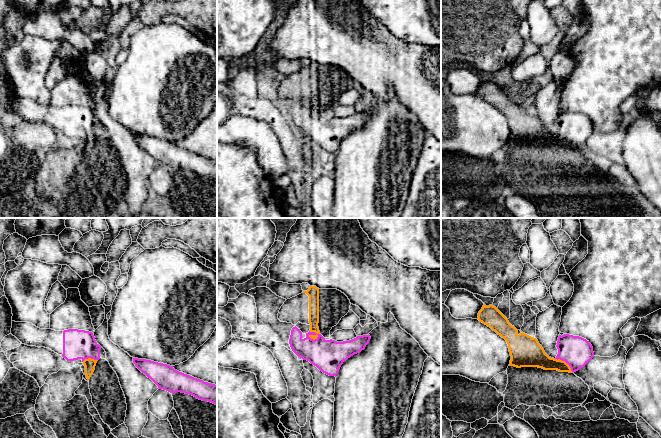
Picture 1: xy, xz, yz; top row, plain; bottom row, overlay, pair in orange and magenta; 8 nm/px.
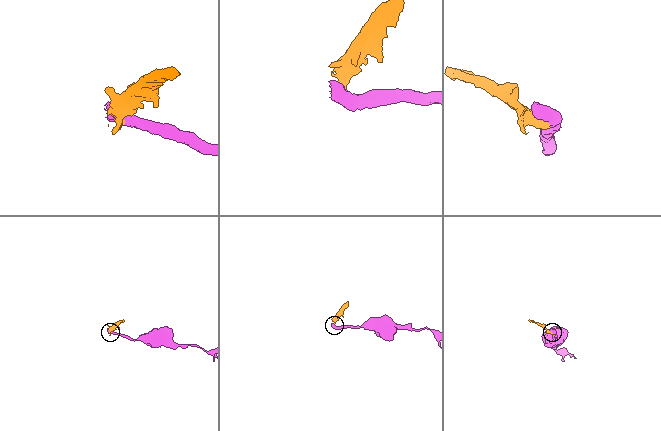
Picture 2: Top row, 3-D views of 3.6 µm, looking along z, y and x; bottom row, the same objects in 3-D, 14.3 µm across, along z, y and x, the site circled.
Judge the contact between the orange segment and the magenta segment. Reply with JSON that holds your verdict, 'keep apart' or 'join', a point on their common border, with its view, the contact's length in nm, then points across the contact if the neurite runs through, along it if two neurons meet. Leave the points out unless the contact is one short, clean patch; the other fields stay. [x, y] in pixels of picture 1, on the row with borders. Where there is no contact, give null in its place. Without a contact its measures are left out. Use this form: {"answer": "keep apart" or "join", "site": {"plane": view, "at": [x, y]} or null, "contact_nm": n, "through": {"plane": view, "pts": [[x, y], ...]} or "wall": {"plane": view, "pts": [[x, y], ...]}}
{"answer": "keep apart", "site": {"plane": "xz", "at": [315, 332]}, "contact_nm": 100, "wall": {"plane": "xz", "pts": [[309, 331], [313, 331], [317, 338]]}}

